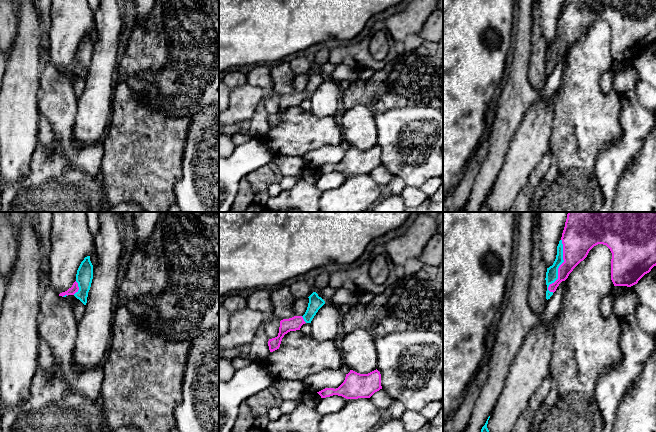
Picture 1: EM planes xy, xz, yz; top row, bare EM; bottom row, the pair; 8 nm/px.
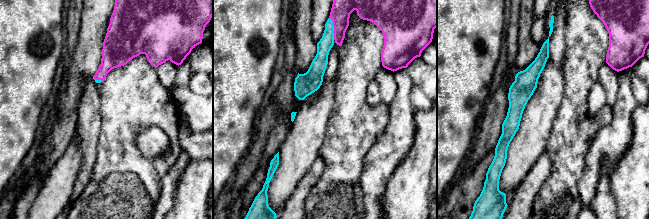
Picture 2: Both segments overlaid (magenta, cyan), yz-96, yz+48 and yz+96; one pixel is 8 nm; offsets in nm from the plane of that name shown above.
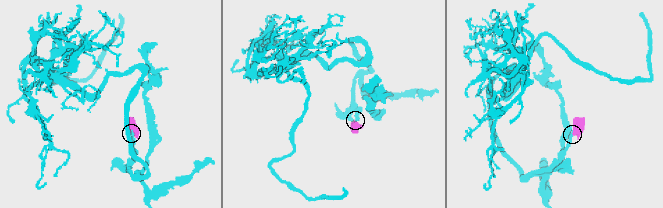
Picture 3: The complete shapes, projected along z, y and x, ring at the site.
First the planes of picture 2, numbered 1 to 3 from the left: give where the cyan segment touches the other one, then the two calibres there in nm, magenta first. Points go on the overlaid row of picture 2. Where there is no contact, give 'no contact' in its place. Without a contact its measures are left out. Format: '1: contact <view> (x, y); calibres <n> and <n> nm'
1: contact yz-96 (98, 79); calibres 220 and 30 nm
2: contact yz+48 (334, 28); calibres 160 and 120 nm
3: no contact

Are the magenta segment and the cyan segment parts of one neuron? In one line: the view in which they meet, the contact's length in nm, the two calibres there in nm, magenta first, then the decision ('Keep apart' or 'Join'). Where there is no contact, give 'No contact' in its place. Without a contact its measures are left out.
Touches magenta in yz. Shared border 440 nm. Thickness 240 nm (magenta) against 100 nm. Join

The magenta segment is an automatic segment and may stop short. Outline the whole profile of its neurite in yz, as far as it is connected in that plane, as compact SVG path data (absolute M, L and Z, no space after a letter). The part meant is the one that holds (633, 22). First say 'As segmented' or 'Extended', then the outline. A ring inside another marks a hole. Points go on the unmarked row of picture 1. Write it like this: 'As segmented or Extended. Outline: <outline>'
Extended. Outline: M565 0L556 35L546 48L547 76L598 20L606 21L612 29L611 56L614 62L631 63L656 42L656 0Z

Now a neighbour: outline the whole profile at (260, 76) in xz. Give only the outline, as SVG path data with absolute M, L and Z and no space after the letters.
M263 64L255 67L247 74L247 83L270 92L273 89L273 80L270 69Z

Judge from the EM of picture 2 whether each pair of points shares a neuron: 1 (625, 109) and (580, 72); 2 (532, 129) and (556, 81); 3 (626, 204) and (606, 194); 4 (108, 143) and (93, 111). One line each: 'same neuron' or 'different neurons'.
1: different neurons
2: same neuron
3: different neurons
4: different neurons

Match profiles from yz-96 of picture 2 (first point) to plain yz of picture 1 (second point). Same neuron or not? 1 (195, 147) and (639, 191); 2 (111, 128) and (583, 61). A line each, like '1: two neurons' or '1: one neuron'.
1: two neurons
2: one neuron

